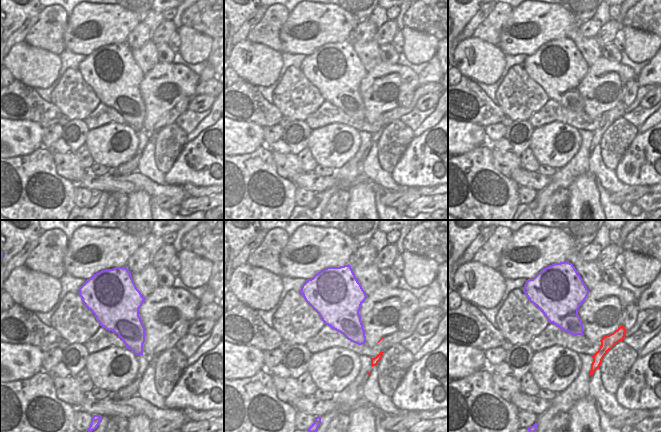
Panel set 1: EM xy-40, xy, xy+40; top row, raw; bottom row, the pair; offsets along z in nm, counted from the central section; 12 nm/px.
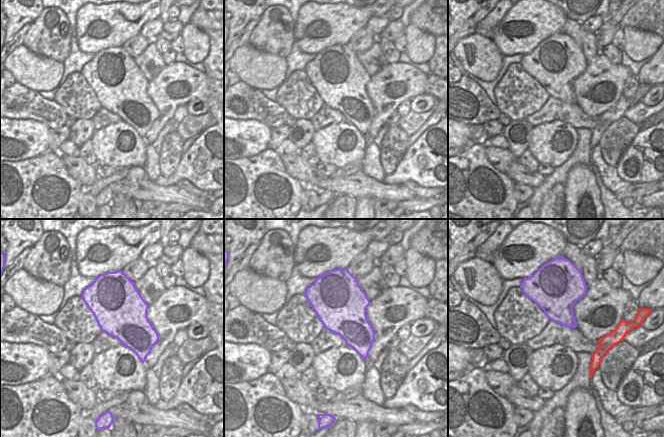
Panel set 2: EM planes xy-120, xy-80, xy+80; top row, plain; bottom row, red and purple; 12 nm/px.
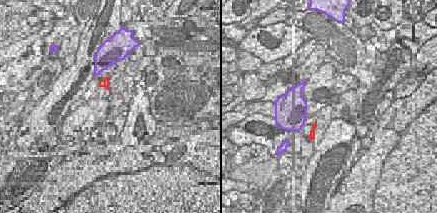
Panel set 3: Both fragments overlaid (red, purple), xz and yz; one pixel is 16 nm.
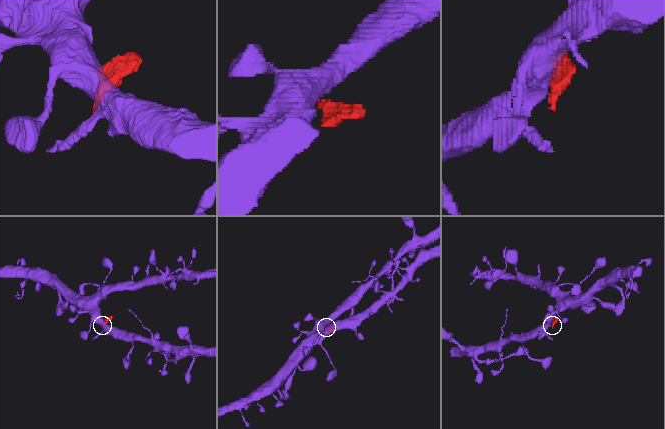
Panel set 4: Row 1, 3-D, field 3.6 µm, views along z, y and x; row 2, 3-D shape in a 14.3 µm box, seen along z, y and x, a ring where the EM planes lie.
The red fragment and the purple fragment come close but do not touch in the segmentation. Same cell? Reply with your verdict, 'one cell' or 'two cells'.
two cells

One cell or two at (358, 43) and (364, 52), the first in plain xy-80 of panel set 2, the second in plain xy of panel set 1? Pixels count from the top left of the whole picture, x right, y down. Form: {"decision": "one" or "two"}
{"decision": "two"}

